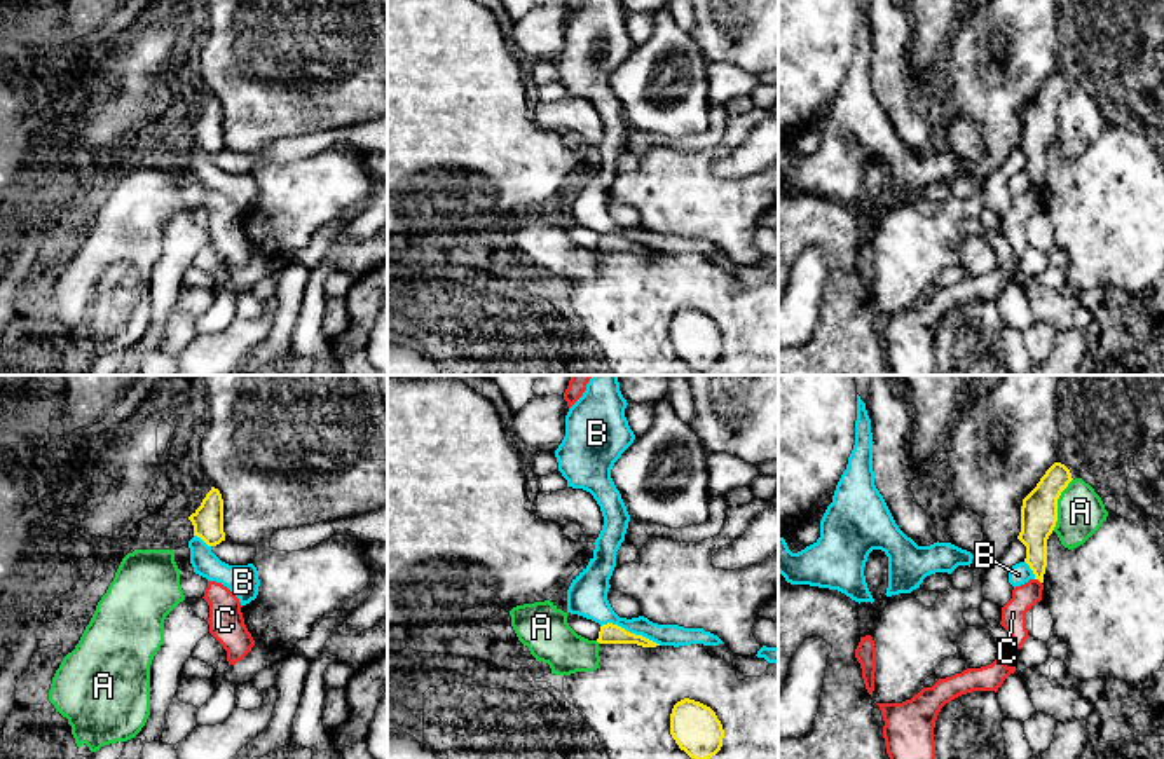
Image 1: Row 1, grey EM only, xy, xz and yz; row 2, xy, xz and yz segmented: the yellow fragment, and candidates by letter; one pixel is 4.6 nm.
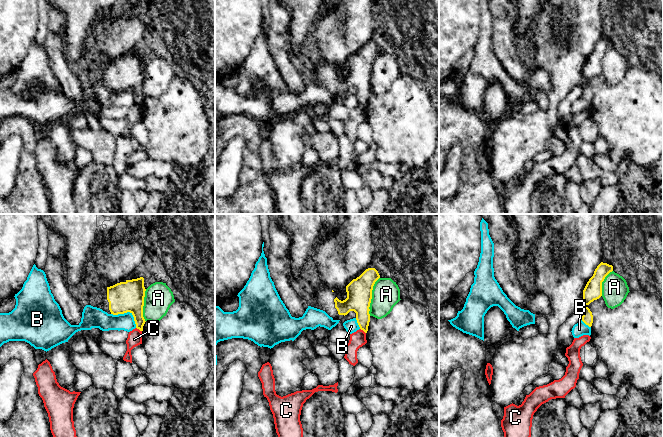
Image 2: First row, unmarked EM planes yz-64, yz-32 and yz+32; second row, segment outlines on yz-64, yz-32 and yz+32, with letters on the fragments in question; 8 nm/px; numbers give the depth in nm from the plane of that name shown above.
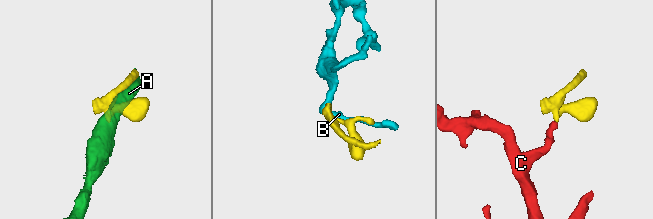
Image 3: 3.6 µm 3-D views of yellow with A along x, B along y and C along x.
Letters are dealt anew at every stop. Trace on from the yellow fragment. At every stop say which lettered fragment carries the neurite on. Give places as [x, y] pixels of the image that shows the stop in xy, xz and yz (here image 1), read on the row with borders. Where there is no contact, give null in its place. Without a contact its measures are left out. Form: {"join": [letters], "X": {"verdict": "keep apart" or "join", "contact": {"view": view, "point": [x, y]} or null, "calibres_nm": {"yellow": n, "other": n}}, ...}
{"join": [], "A": {"verdict": "keep apart", "contact": {"view": "yz", "point": [1056, 505]}, "calibres_nm": {"yellow": 180, "other": 220}}, "B": {"verdict": "keep apart", "contact": {"view": "xz", "point": [629, 632]}, "calibres_nm": {"yellow": 100, "other": 180}}, "C": {"verdict": "keep apart", "contact": {"view": "yz", "point": [1039, 580]}, "calibres_nm": {"yellow": 150, "other": 110}}}

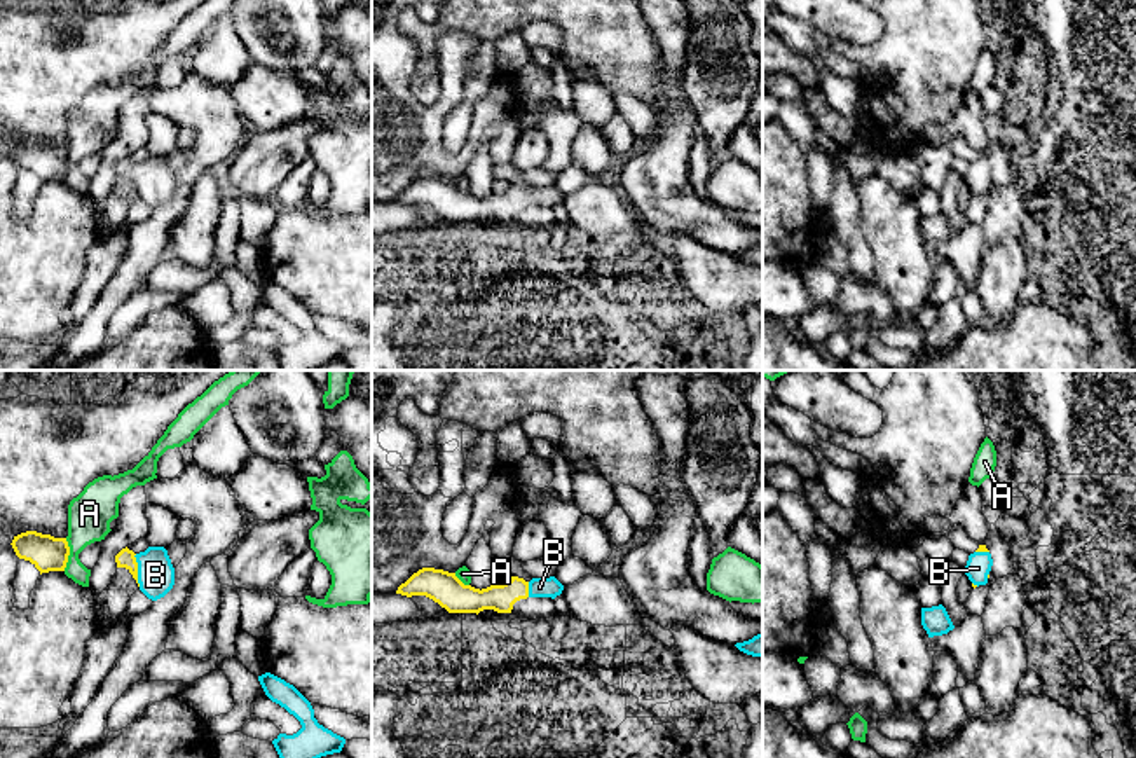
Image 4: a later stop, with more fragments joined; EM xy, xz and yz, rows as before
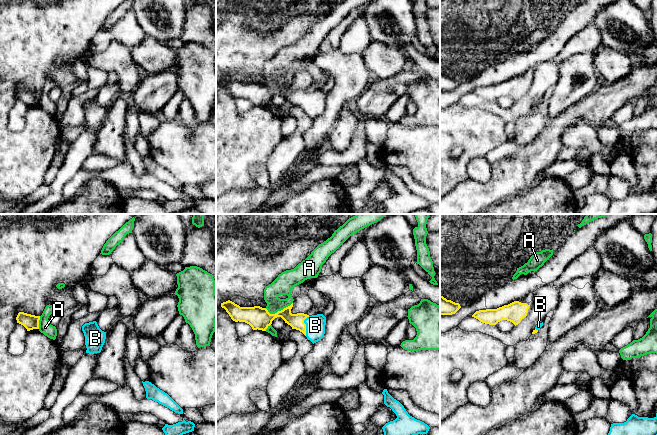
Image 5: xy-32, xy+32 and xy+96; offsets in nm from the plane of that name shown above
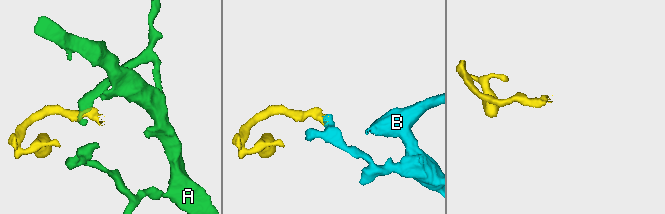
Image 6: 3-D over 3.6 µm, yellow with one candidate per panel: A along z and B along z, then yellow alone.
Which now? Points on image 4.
{"join": ["B"], "A": {"verdict": "keep apart", "contact": {"view": "xy", "point": [68, 554]}, "calibres_nm": {"yellow": 160, "other": 200}}, "B": {"verdict": "join", "contact": {"view": "xy", "point": [136, 570]}, "calibres_nm": {"yellow": 80, "other": 180}}}

